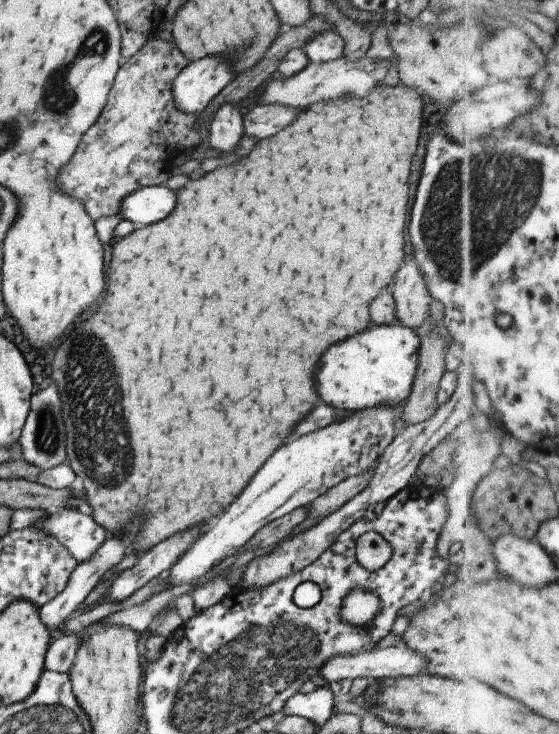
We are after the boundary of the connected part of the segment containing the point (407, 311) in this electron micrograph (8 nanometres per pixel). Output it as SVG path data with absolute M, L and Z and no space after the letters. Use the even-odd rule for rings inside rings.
M414 258L404 261L394 280L394 292L397 323L416 330L429 317L431 294L427 289L422 271Z

